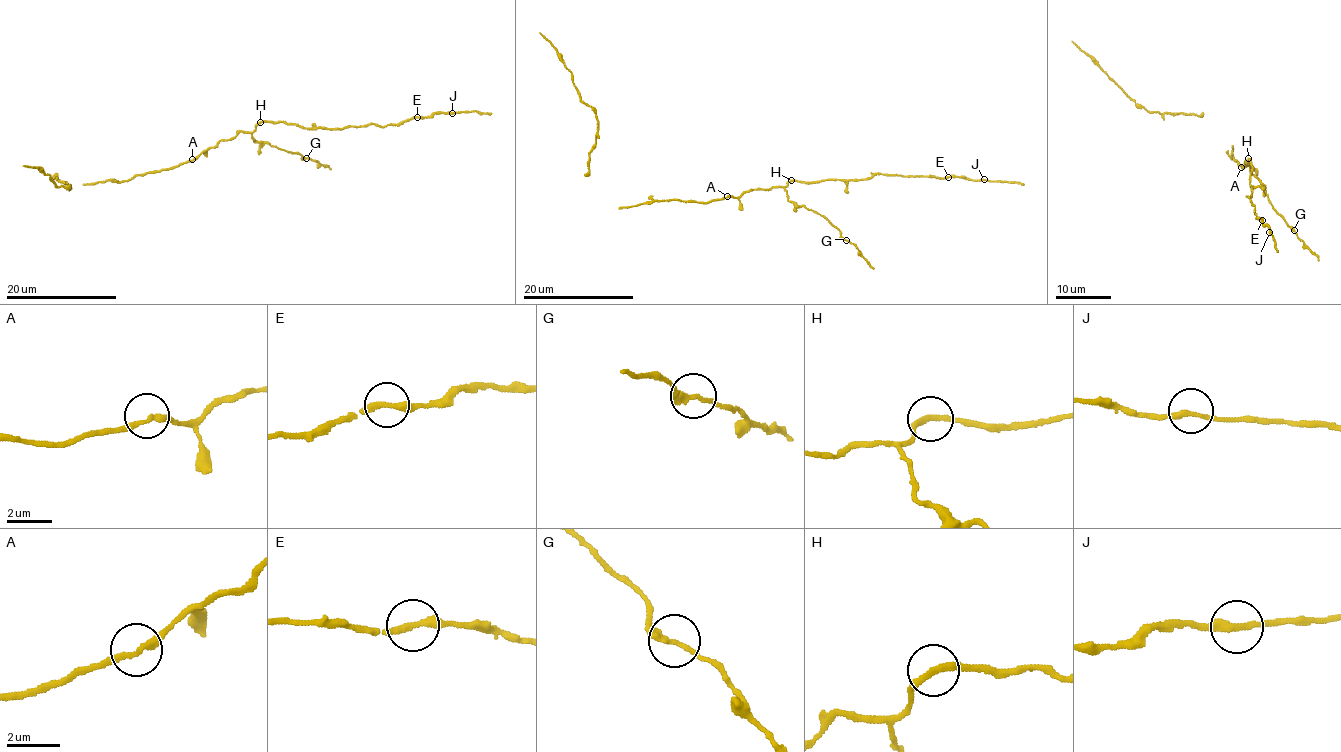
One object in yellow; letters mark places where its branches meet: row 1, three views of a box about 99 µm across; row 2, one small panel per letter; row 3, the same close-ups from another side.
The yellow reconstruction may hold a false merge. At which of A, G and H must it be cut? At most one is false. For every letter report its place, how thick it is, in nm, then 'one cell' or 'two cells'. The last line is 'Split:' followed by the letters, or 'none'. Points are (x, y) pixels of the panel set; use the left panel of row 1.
A: at (192, 159); 240 nm thick; one cell
G: at (306, 158); 240 nm thick; one cell
H: at (260, 122); 240 nm thick; one cell
Split: none

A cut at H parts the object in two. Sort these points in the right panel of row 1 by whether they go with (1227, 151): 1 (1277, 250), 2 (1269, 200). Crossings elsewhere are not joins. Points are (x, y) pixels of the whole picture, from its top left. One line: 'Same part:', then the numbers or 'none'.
Same part: 2

